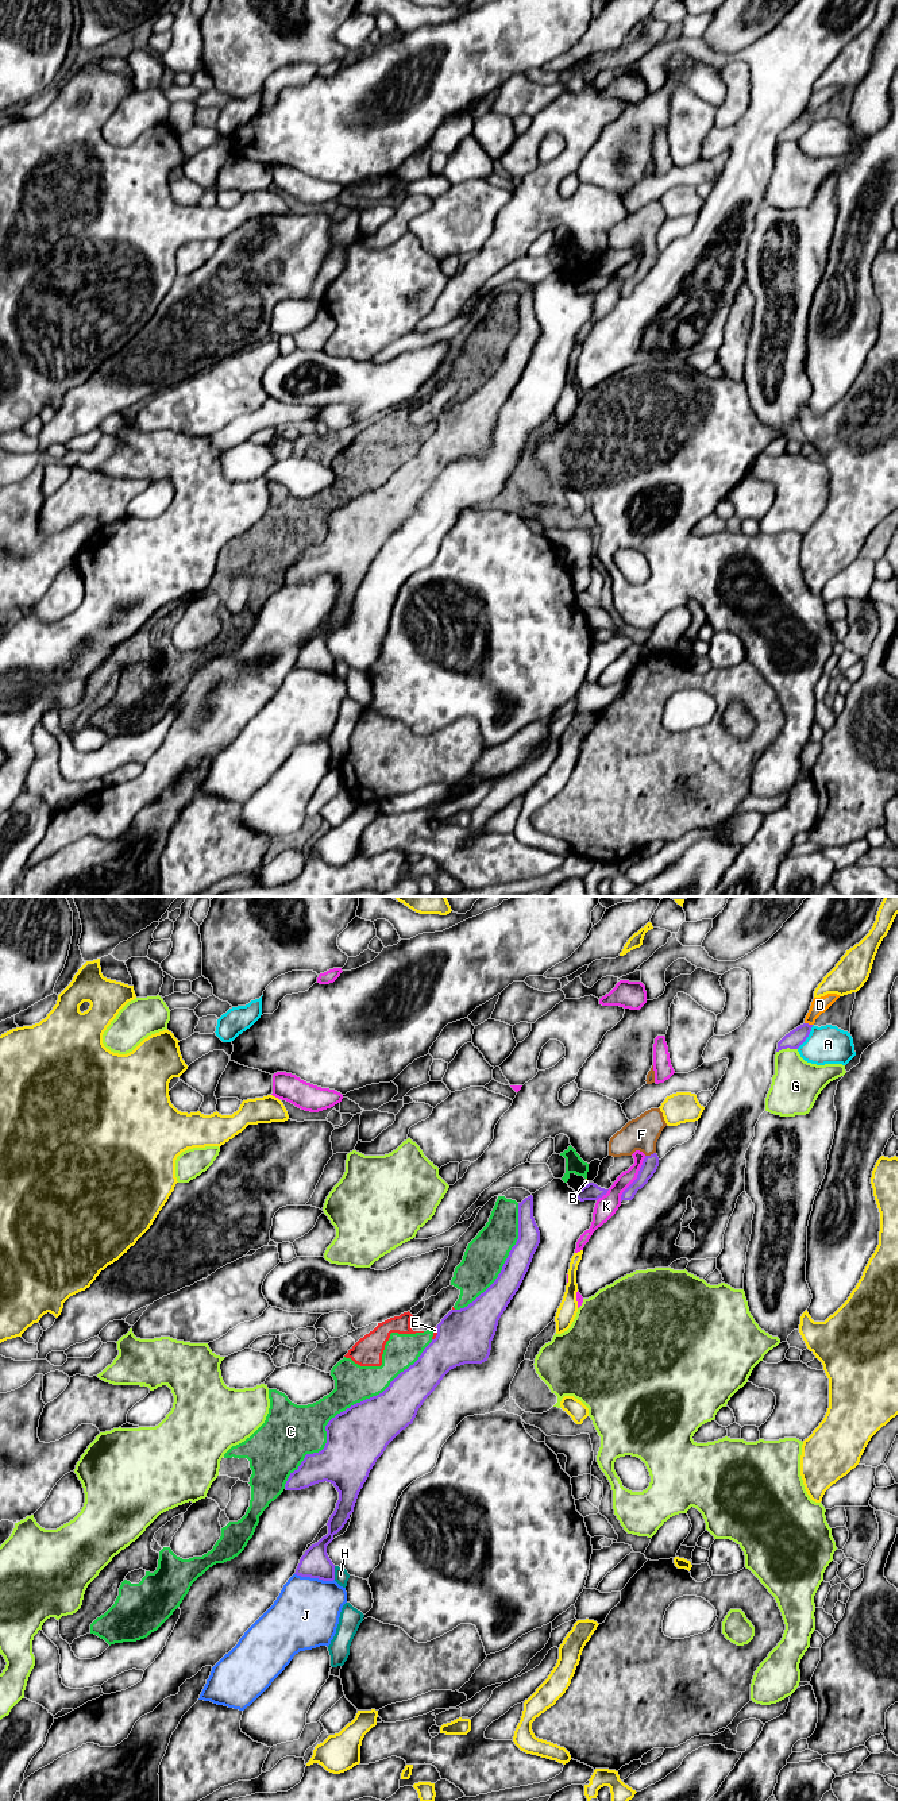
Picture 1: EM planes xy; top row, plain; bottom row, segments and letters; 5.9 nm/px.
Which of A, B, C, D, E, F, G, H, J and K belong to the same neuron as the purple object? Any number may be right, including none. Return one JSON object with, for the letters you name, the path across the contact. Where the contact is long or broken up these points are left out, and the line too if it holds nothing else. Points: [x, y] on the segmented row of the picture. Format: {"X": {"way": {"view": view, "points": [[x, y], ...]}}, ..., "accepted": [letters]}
{"F": {"way": {"view": "xy", "points": [[651, 1163], [651, 1154], [641, 1134]]}}, "accepted": ["F"]}

